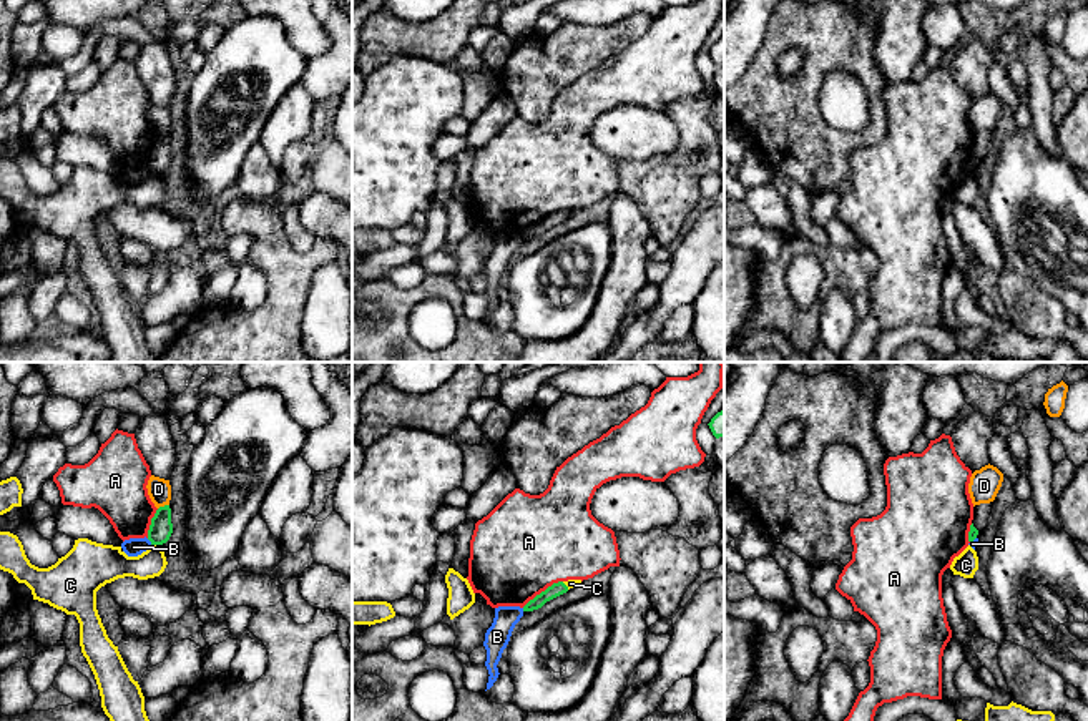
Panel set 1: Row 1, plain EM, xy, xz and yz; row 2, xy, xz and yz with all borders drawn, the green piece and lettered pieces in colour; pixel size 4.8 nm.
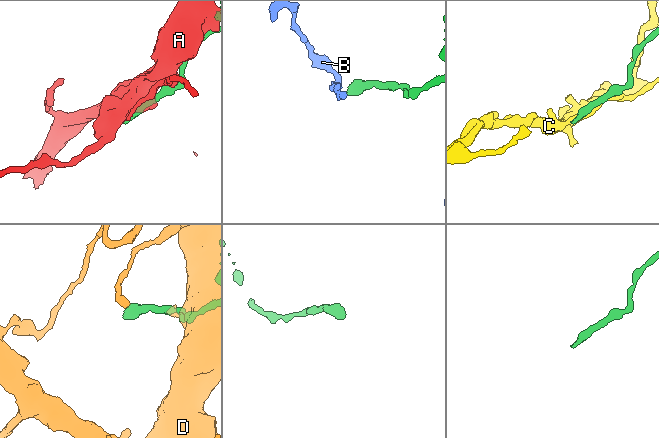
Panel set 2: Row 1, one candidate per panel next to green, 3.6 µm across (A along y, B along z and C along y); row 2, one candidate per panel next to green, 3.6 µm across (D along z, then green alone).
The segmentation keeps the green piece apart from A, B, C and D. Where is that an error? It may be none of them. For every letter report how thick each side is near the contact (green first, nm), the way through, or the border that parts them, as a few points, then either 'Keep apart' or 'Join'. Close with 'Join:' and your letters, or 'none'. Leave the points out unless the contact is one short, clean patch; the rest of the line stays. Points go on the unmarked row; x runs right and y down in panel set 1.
A: Thickness 70 nm (green) against 460 nm. Keep apart
B: Thickness 110 nm (green) against 90 nm. Boundary: xy (147, 166), (151, 171). Keep apart
C: Thickness 110 nm (green) against 180 nm. Boundary: xy (151, 171), (155, 173). Keep apart
D: Thickness 110 nm (green) against 110 nm. Boundary: xy (168, 132), (158, 137). Keep apart
Join: none

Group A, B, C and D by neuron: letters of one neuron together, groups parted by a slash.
A / B / C / D

